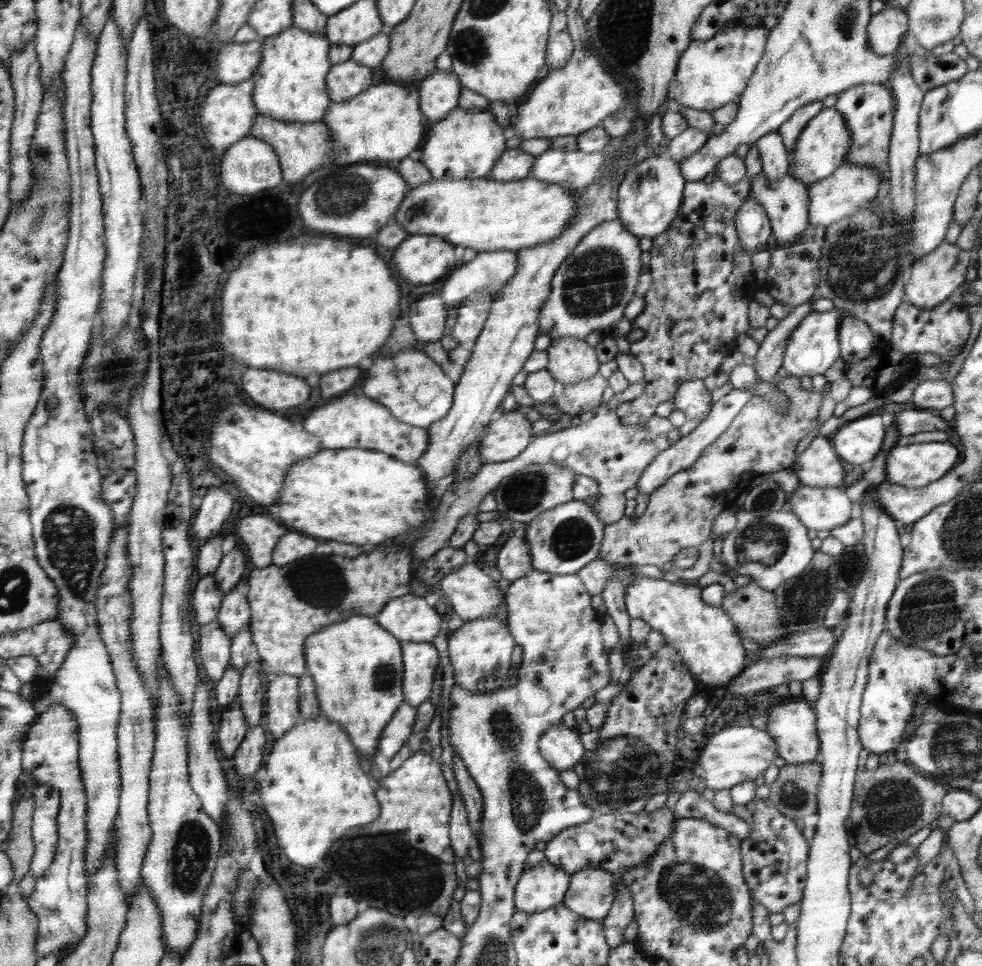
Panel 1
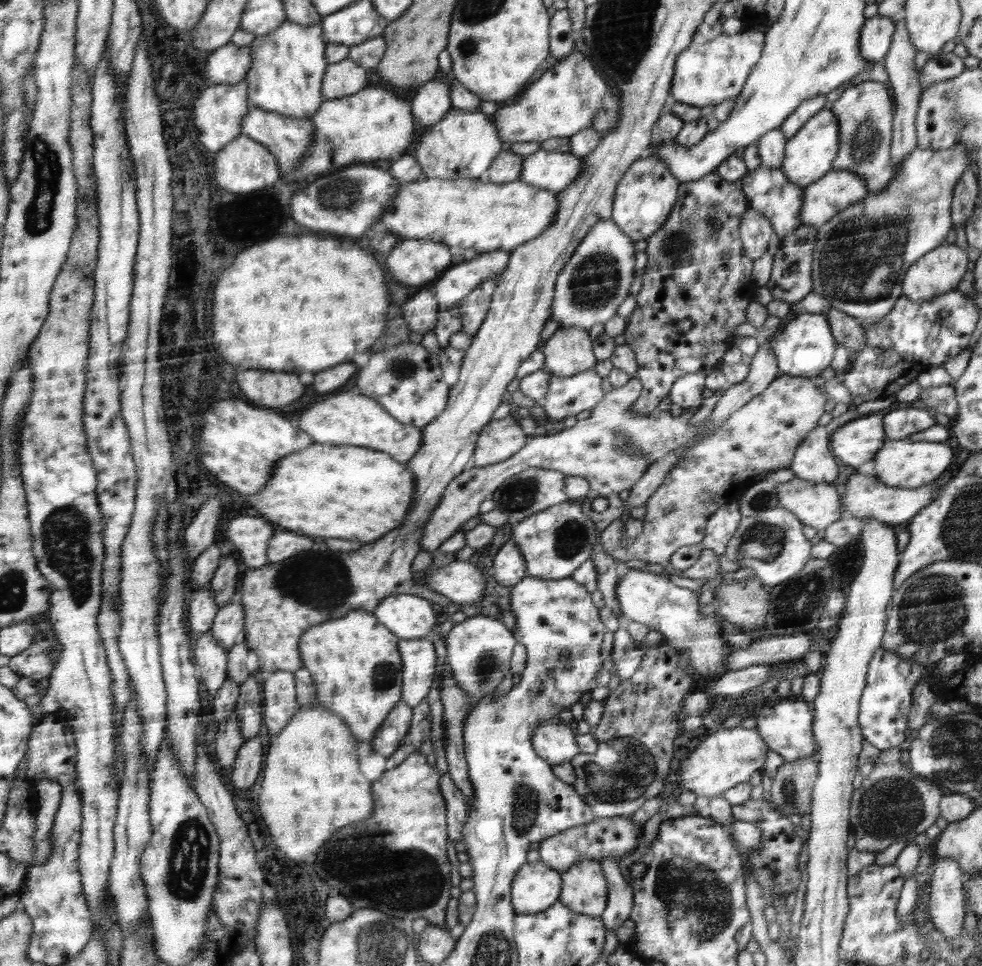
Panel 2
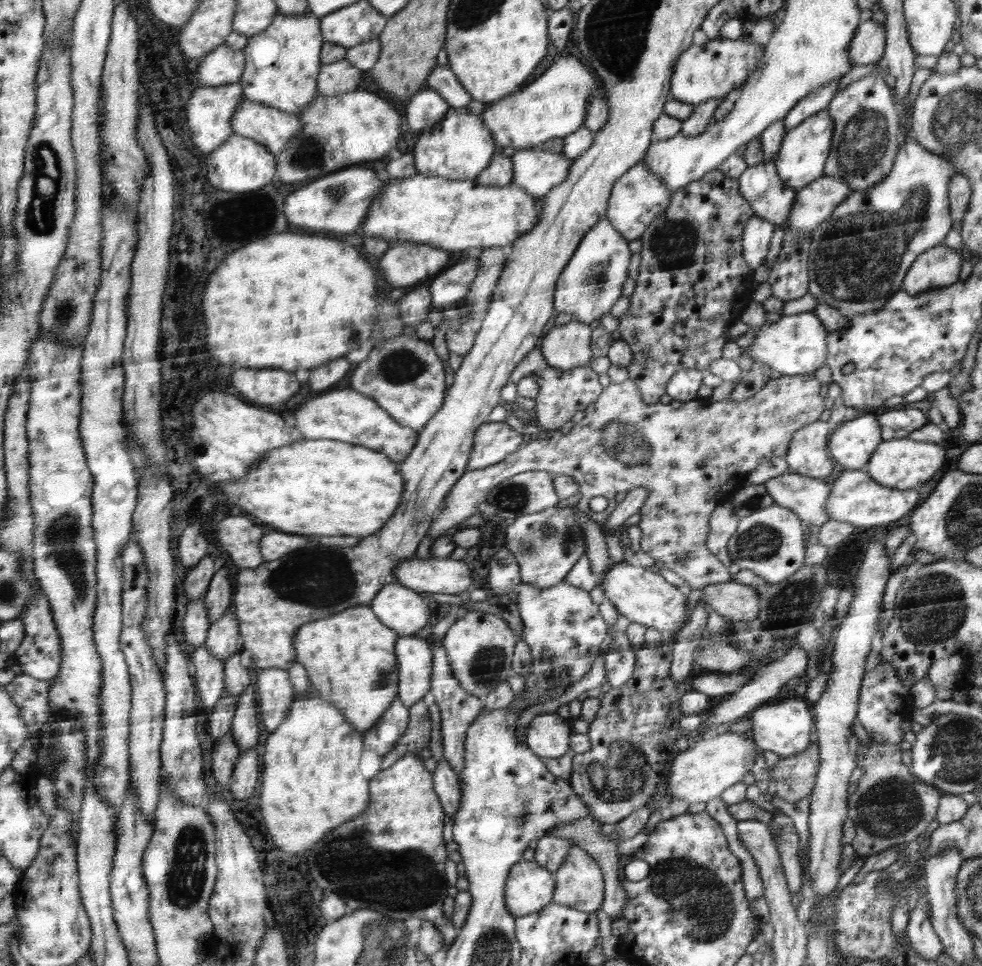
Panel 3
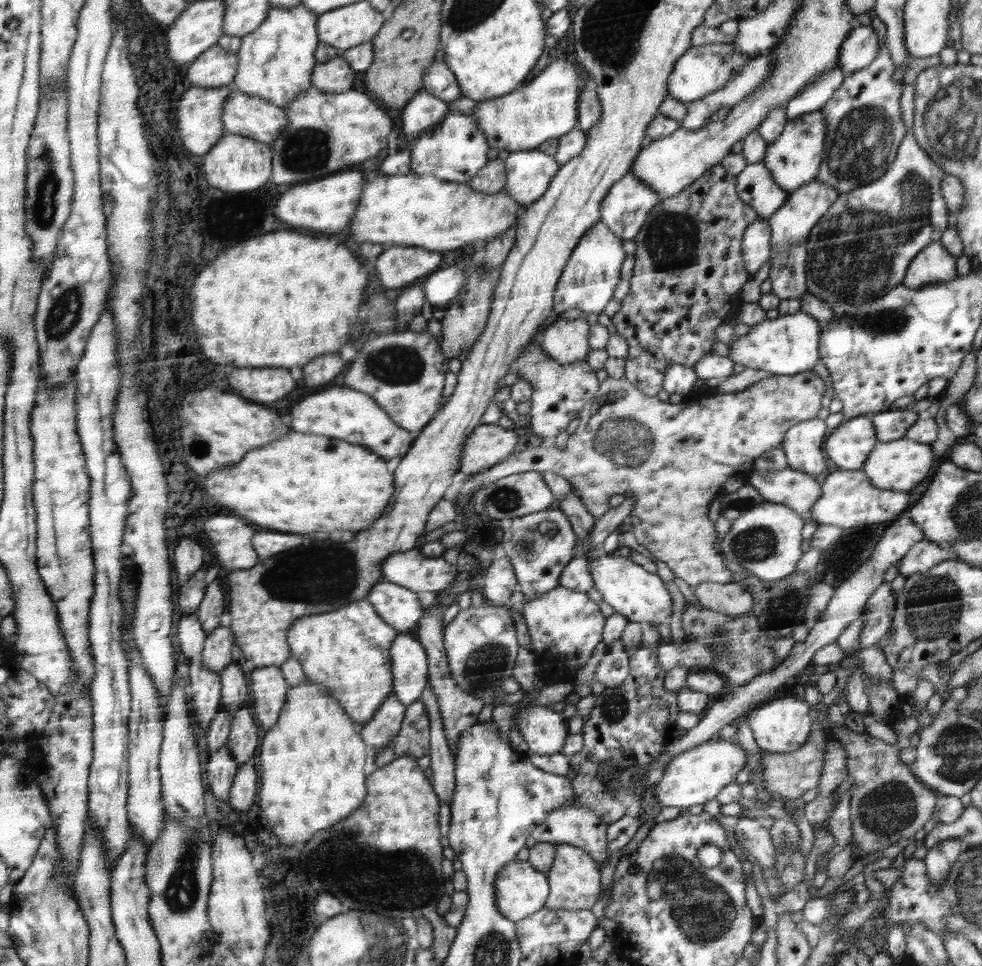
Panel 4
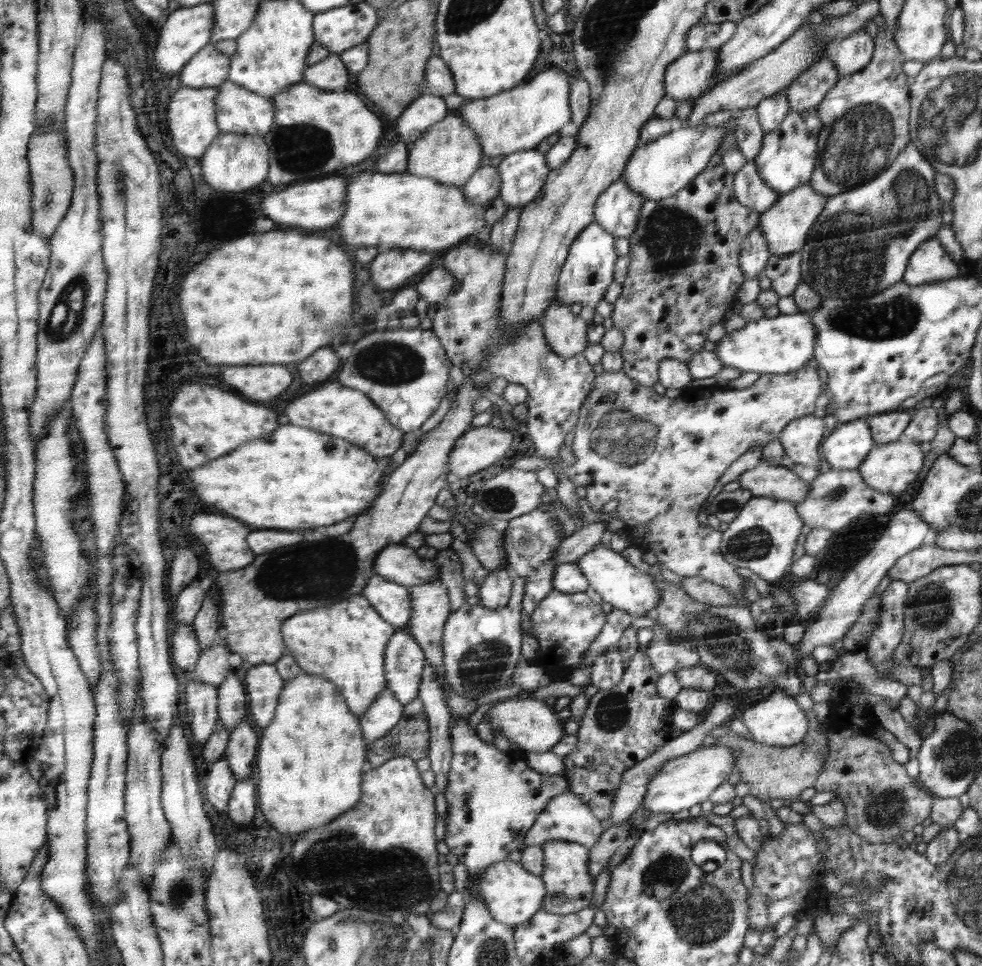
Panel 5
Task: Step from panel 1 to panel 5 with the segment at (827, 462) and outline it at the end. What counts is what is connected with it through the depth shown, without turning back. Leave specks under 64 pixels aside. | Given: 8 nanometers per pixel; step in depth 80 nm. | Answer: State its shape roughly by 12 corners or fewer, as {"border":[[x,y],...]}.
{"border":[[813,414],[792,419],[777,436],[799,467],[820,464],[829,432]]}

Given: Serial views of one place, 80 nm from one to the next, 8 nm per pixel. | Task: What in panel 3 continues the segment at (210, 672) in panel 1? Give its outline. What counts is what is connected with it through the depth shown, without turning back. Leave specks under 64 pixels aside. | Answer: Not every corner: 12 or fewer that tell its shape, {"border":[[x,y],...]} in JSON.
{"border":[[192,650],[196,687],[210,717],[225,694],[225,661]]}

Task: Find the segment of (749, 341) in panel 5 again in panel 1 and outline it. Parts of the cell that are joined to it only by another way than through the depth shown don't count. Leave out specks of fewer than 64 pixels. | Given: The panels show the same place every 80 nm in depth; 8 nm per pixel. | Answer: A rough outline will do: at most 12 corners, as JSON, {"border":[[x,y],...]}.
{"border":[[847,310],[812,311],[789,334],[782,373],[814,376],[841,356]]}

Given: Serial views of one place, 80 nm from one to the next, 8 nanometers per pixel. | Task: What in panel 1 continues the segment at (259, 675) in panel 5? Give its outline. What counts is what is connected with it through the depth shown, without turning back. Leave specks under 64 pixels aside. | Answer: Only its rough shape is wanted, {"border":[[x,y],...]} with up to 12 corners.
{"border":[[300,679],[269,682],[268,730],[280,739],[302,720]]}

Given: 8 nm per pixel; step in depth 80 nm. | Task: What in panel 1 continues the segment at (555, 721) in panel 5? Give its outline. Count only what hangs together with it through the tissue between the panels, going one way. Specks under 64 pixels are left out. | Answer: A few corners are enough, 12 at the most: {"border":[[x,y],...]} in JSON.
{"border":[[564,725],[540,736],[538,748],[558,772],[585,756],[581,738]]}

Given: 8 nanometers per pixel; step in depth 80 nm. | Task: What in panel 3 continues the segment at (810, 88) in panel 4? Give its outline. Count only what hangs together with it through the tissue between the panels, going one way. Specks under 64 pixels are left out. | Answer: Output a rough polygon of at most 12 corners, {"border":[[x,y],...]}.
{"border":[[830,81],[793,106],[787,132],[824,110],[837,92]]}

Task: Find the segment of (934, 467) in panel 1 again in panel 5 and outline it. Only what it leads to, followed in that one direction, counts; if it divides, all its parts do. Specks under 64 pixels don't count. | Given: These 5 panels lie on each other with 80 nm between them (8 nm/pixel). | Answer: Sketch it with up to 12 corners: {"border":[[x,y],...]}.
{"border":[[875,444],[857,469],[874,490],[896,495],[924,464],[918,444]]}

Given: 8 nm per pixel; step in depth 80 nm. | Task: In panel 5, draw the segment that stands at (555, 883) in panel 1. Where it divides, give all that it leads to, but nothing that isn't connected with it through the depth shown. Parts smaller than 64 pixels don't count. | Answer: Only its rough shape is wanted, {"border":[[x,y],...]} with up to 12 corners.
{"border":[[508,859],[486,868],[468,890],[492,917],[522,925],[542,908],[541,875]]}

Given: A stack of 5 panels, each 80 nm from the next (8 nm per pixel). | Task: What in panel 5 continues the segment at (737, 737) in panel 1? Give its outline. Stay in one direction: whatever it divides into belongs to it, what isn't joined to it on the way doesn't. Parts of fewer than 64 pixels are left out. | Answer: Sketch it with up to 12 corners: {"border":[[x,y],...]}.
{"border":[[730,746],[698,747],[662,766],[646,810],[675,813],[708,800],[731,772]]}

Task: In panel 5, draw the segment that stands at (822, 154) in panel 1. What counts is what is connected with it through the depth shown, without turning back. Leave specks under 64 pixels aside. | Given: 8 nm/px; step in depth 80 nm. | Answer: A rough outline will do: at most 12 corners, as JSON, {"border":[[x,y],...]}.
{"border":[[817,109],[788,111],[753,163],[776,192],[811,180]]}

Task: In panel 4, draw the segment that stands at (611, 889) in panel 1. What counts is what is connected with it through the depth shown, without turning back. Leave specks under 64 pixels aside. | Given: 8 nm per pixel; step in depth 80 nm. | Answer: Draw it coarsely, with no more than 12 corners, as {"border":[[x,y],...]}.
{"border":[[556,843],[547,872],[550,910],[590,909],[600,866],[582,847]]}

